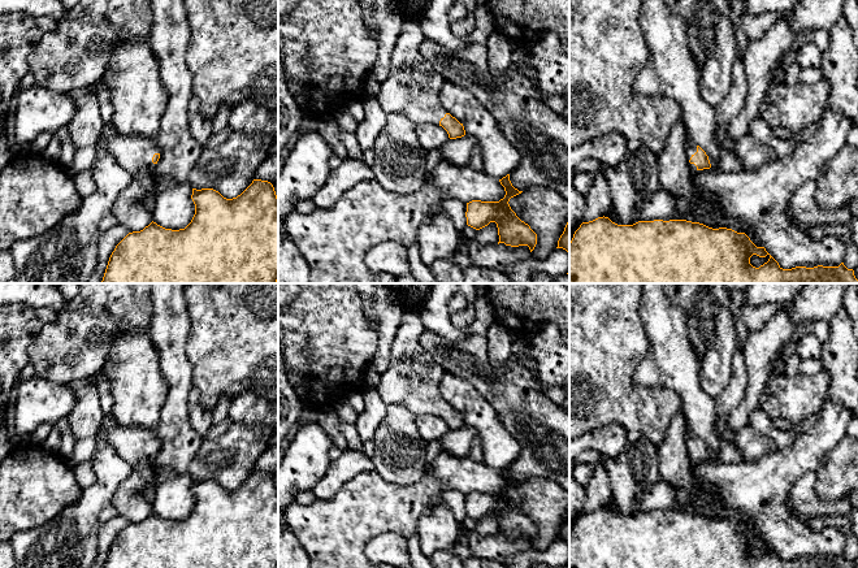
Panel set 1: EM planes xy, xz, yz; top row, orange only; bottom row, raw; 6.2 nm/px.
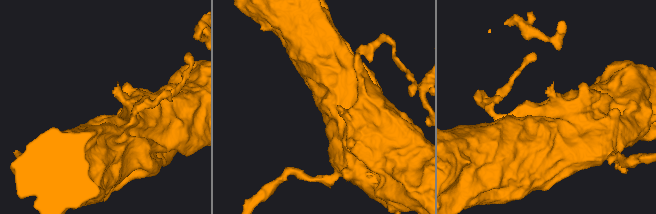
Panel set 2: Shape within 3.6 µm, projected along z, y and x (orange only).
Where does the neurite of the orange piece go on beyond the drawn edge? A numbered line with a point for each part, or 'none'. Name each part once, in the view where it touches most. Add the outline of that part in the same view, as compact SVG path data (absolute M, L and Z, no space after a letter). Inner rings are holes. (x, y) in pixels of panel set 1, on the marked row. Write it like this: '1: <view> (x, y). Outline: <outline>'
1: yz (690, 148). Outline: M689 140L689 143L685 148L685 152L686 152L688 160L690 160L690 157L697 152L697 144L694 142Z

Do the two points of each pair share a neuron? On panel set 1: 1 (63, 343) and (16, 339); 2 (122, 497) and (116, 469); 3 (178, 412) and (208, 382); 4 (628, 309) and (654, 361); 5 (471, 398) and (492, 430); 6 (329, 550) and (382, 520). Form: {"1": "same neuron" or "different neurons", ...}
{"1": "different neurons", "2": "different neurons", "3": "different neurons", "4": "different neurons", "5": "same neuron", "6": "same neuron"}

